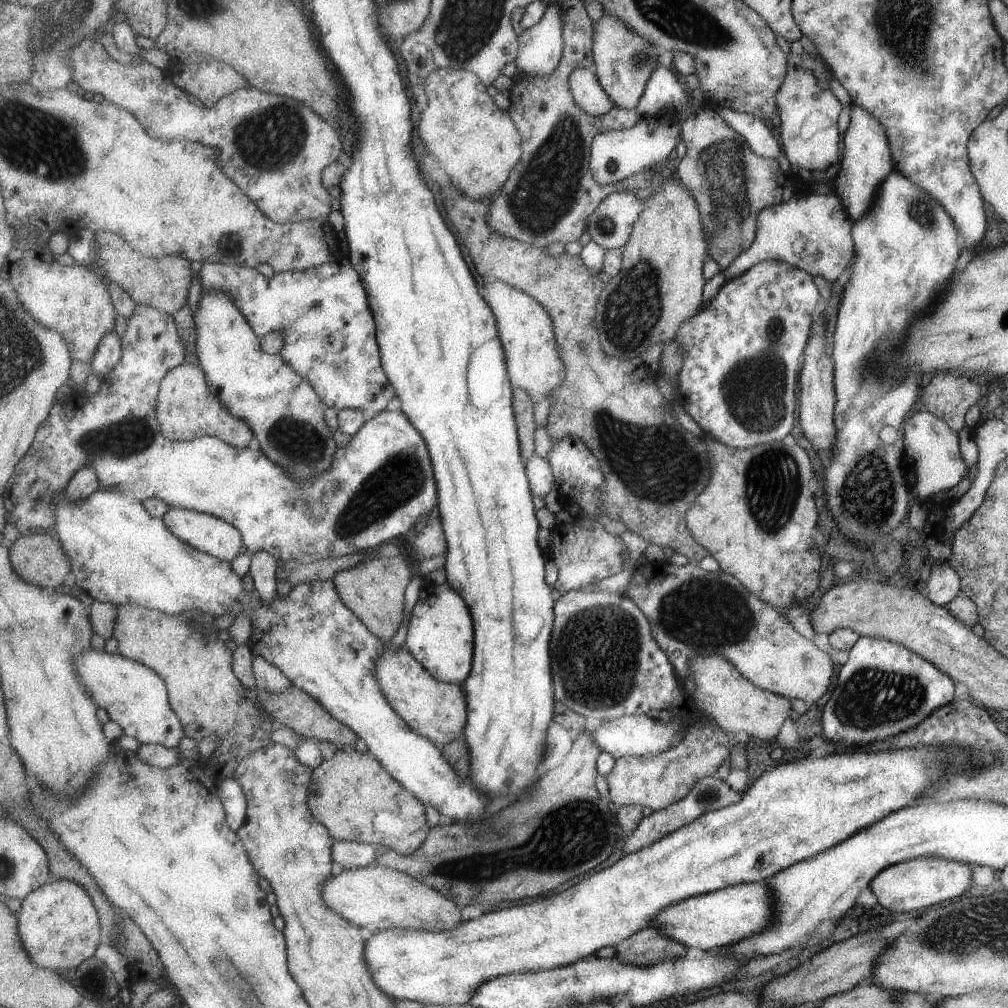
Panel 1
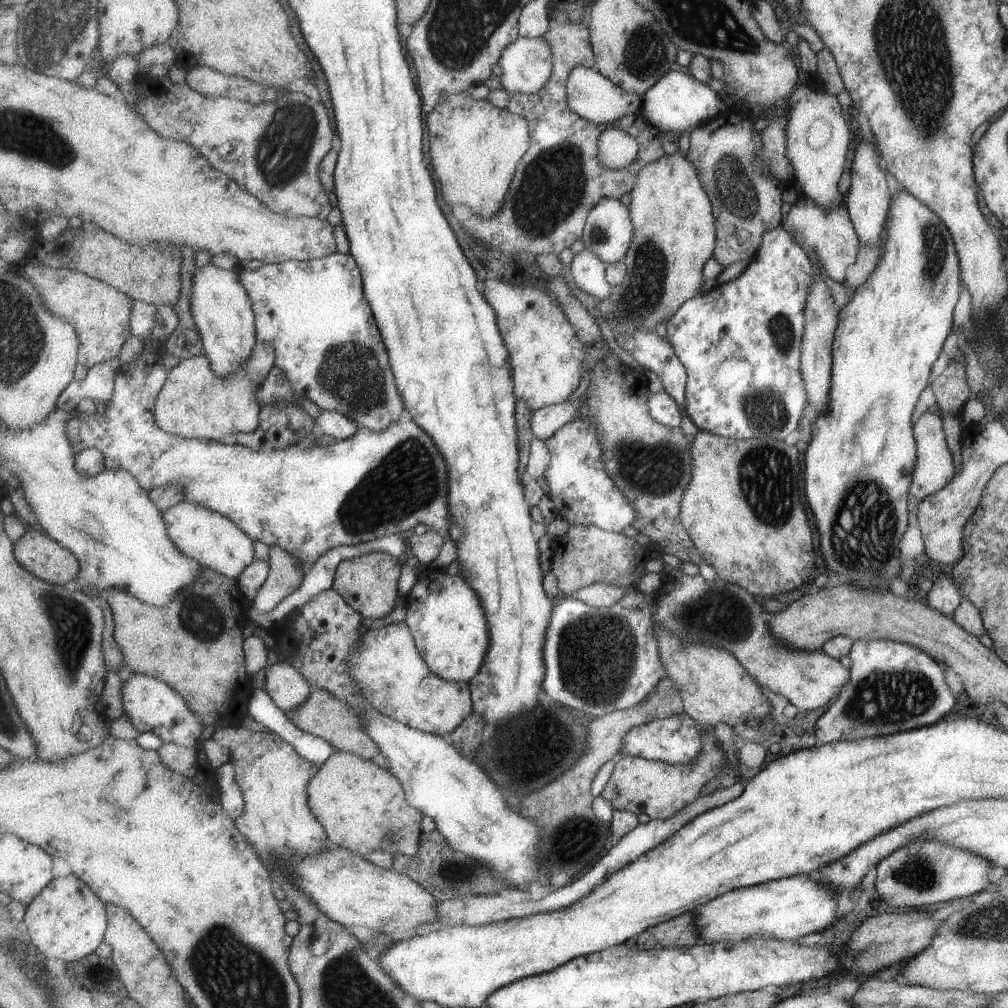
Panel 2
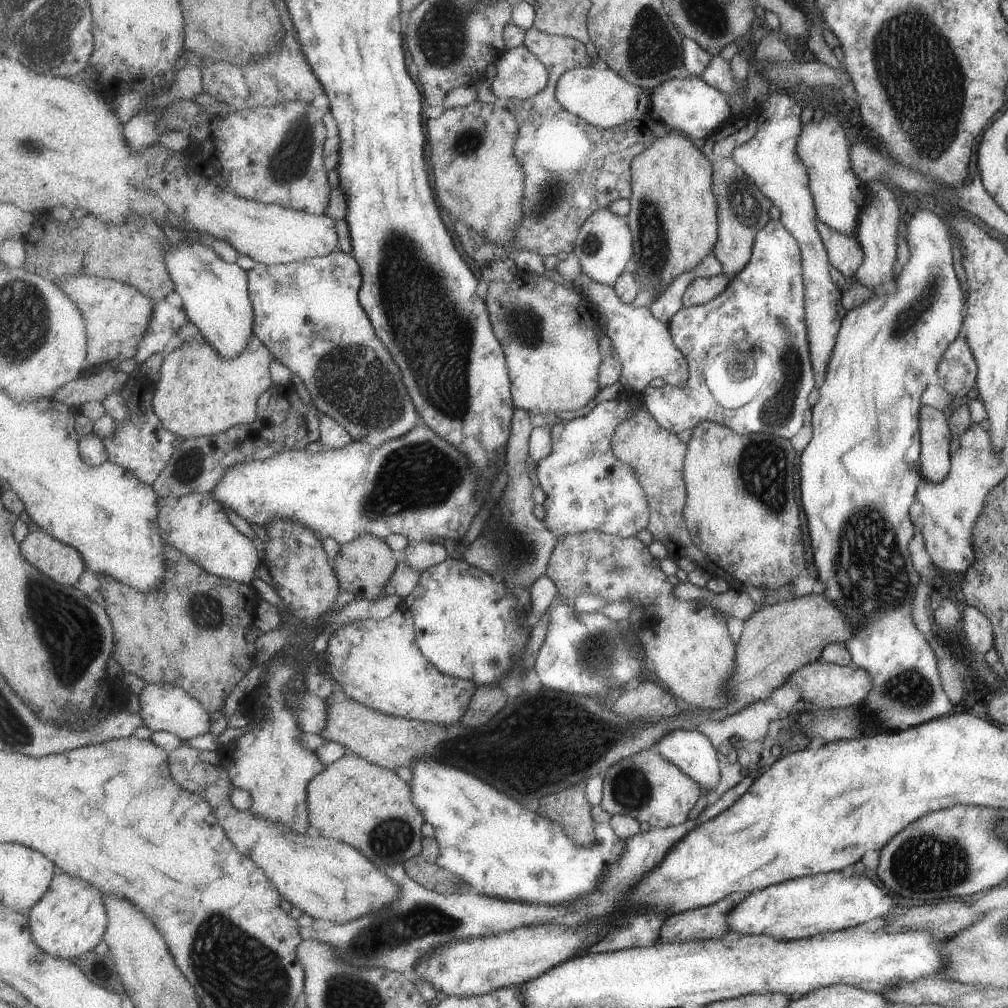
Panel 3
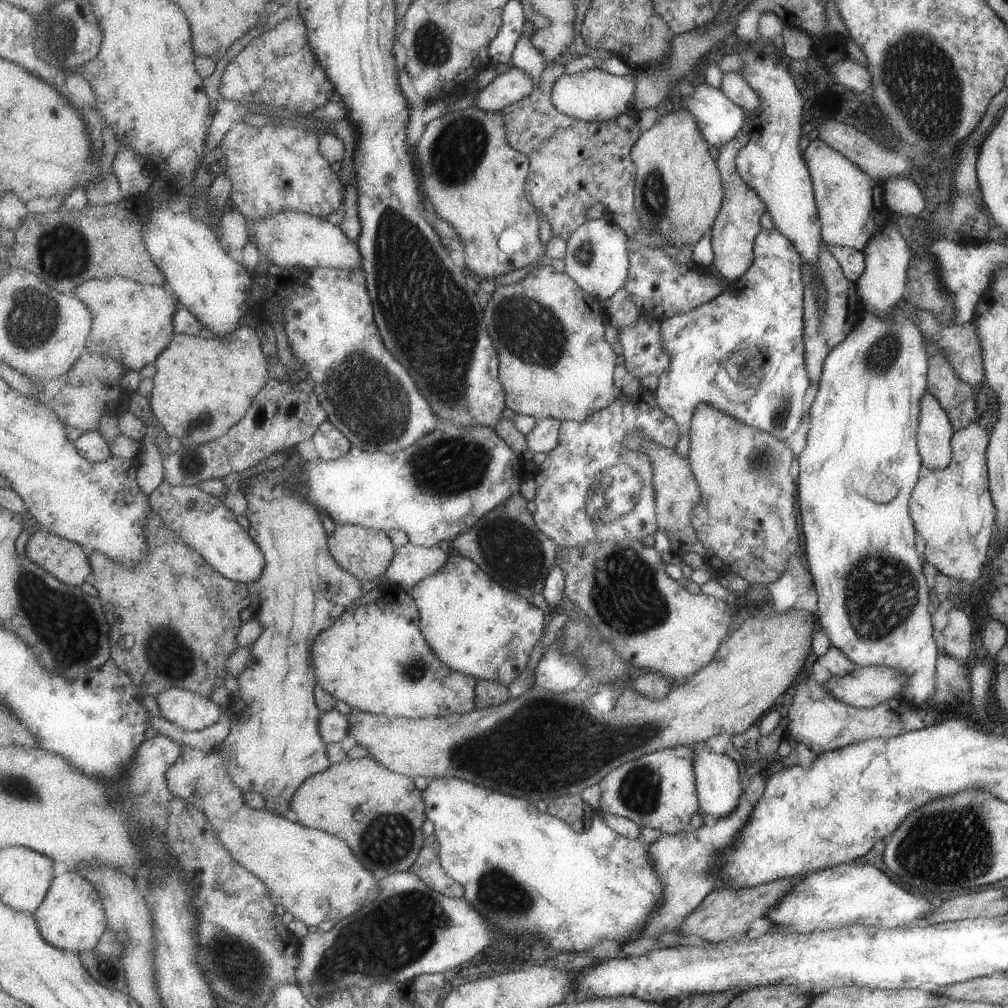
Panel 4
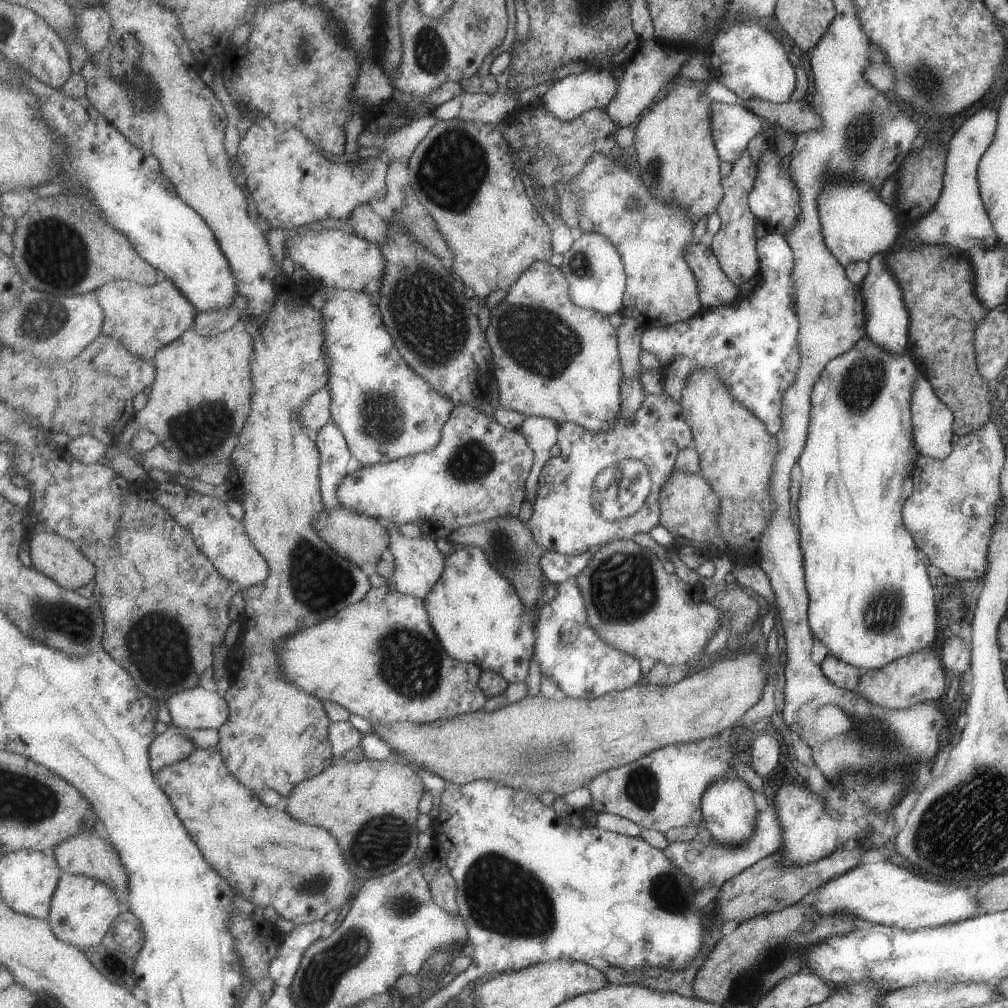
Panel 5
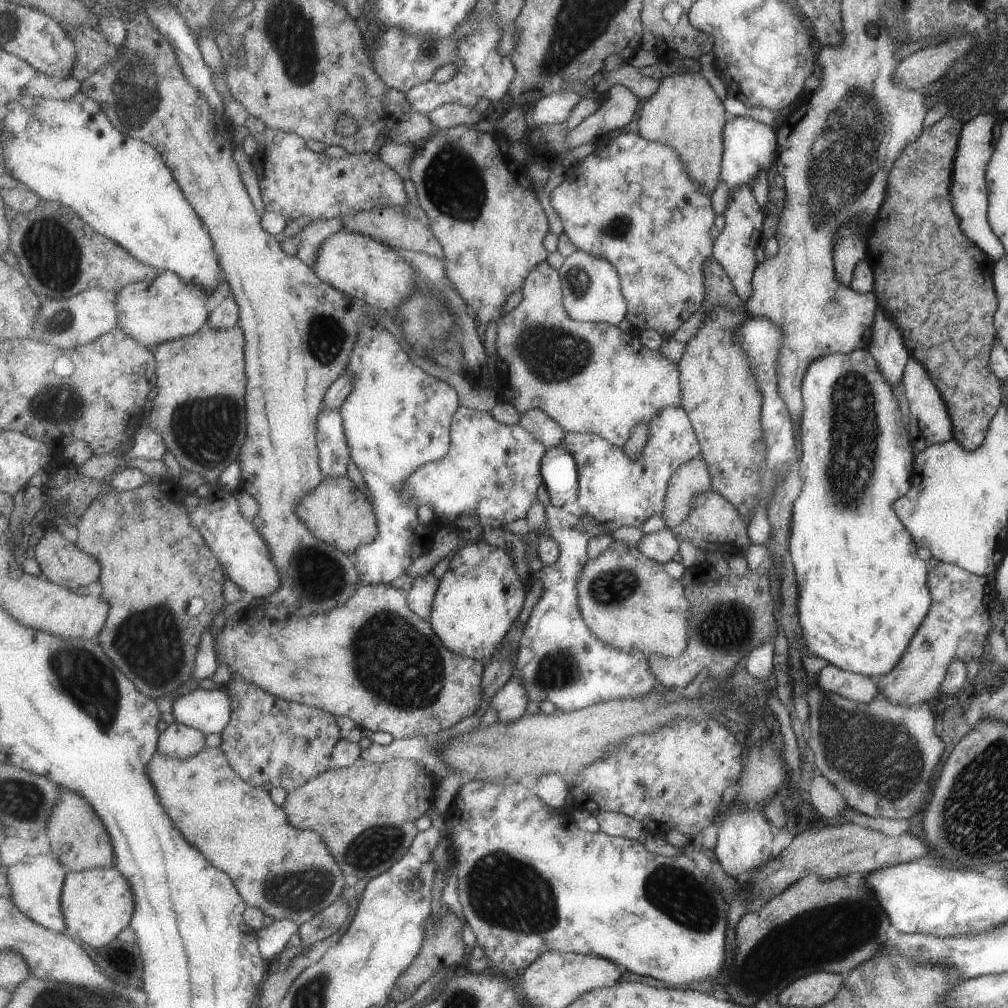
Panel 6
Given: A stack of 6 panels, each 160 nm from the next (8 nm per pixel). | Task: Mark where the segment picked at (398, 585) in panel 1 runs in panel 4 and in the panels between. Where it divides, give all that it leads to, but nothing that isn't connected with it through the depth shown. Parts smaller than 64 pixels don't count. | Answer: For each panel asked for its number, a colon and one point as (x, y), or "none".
2: (370, 583)
3: (364, 566)
4: (367, 552)

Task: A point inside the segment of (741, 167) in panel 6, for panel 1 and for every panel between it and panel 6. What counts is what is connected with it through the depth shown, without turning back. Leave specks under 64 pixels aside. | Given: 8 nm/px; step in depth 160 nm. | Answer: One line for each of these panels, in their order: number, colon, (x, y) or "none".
1: (663, 92)
2: (679, 102)
3: (691, 105)
4: (720, 119)
5: (733, 126)

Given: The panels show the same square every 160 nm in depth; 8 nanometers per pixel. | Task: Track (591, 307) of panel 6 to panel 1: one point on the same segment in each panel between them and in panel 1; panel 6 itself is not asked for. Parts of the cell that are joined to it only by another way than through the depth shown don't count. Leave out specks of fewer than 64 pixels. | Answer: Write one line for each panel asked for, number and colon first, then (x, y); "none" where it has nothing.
1: (612, 225)
2: (610, 229)
3: (605, 244)
4: (597, 257)
5: (595, 268)

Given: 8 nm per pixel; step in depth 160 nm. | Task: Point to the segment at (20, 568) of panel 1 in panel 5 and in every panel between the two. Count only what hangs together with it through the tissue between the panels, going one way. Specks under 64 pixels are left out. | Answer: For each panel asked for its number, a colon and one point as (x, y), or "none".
2: (38, 552)
3: (61, 562)
4: (69, 562)
5: (61, 559)

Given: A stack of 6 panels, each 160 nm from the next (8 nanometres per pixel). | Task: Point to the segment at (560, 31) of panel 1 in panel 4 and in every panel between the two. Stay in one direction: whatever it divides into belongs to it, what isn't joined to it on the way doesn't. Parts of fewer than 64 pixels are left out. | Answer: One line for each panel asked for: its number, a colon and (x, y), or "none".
2: (527, 64)
3: (520, 74)
4: (511, 87)

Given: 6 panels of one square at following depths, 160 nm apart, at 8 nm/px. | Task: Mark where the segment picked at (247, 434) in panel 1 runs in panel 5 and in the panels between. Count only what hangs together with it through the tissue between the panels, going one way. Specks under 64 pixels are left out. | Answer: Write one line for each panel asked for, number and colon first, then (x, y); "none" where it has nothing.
2: (195, 403)
3: (200, 393)
4: (203, 387)
5: (201, 398)

